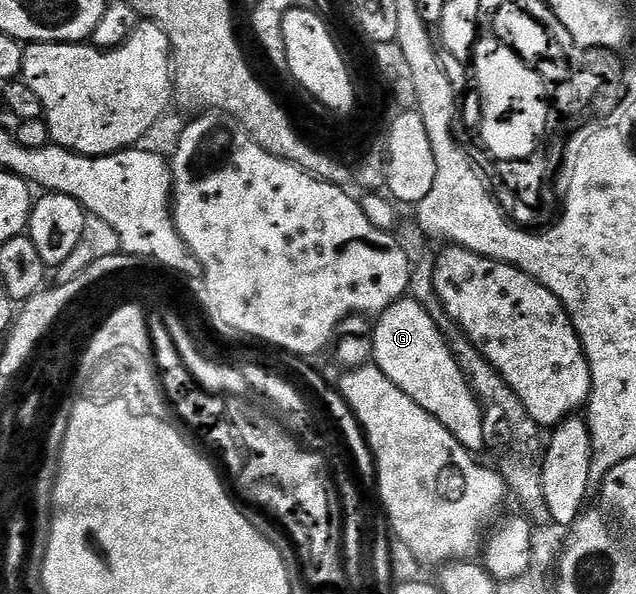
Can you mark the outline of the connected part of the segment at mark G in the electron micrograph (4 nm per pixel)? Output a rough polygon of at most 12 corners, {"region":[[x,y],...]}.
{"region":[[410,298],[379,313],[373,362],[463,448],[484,409]]}

